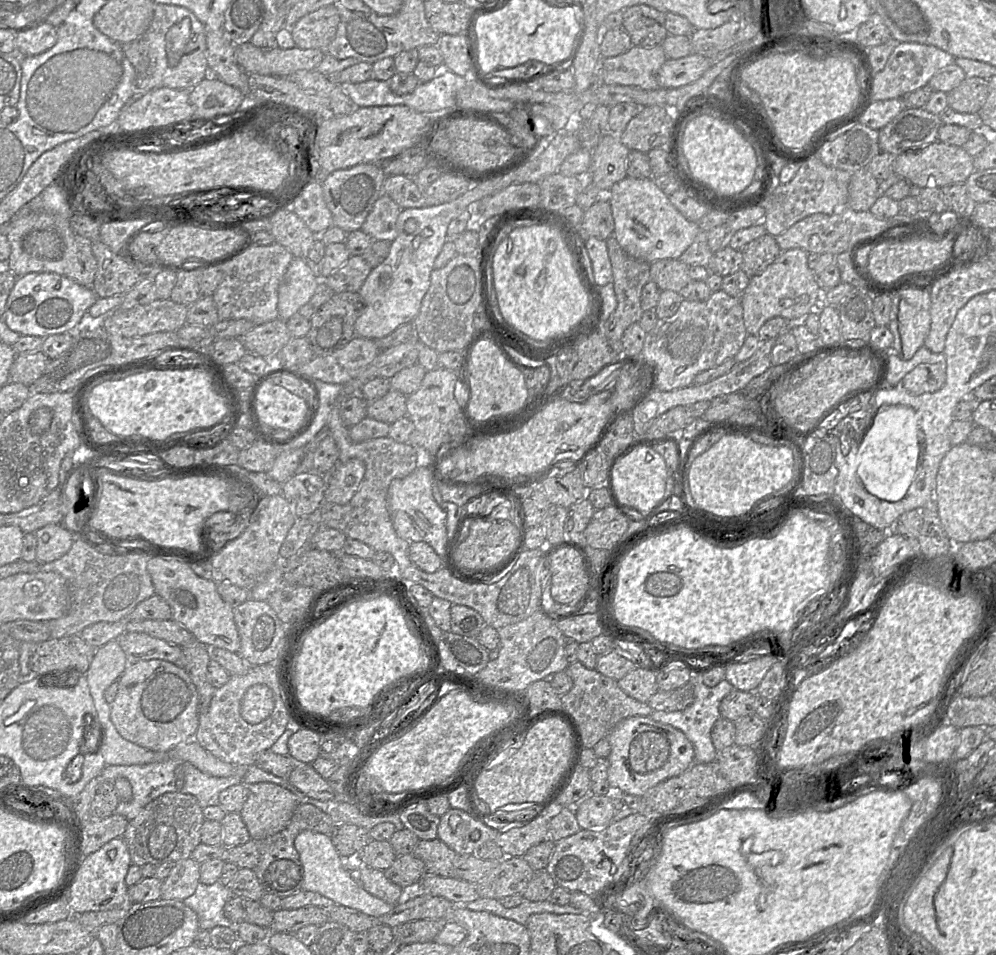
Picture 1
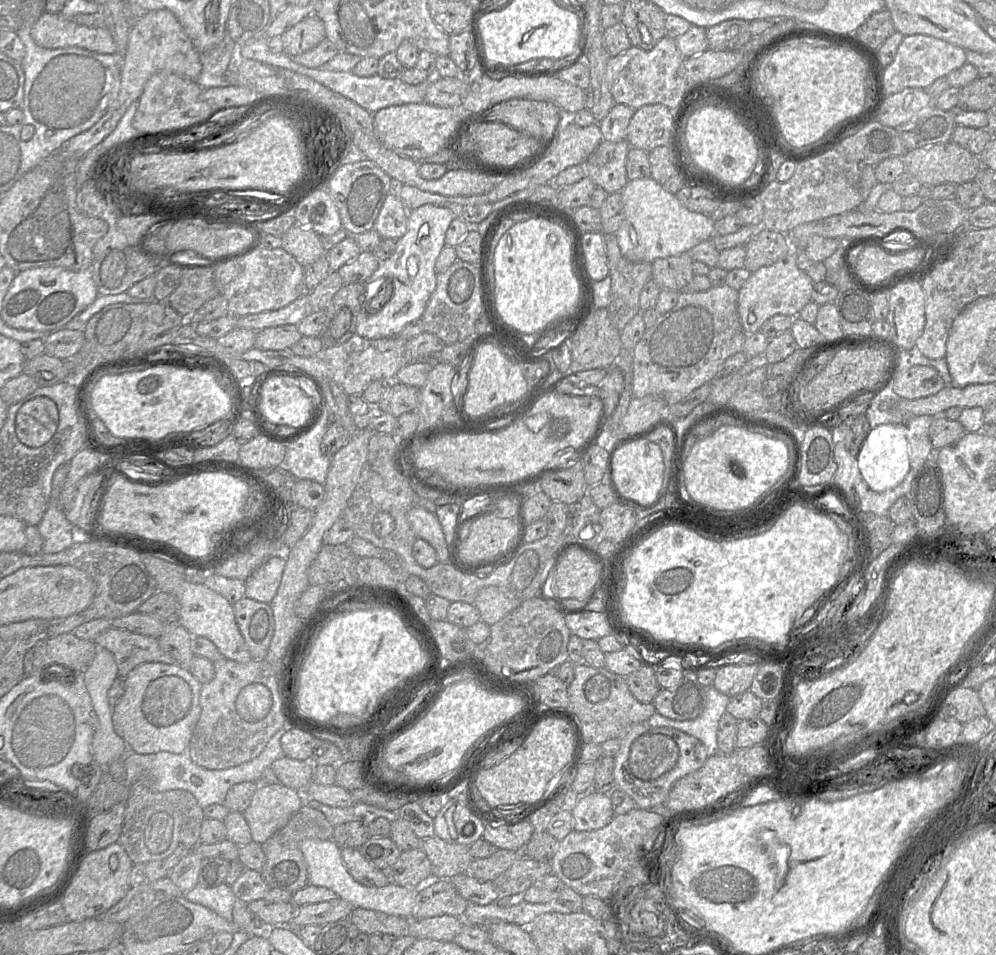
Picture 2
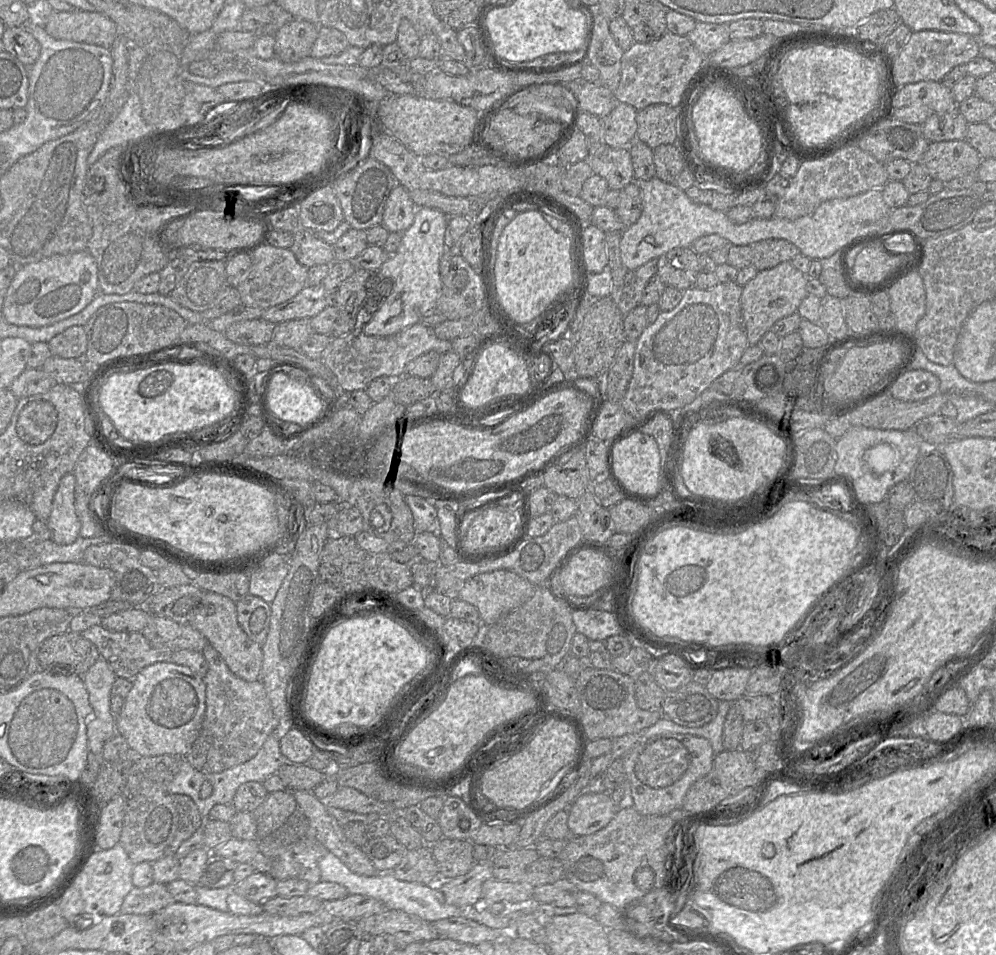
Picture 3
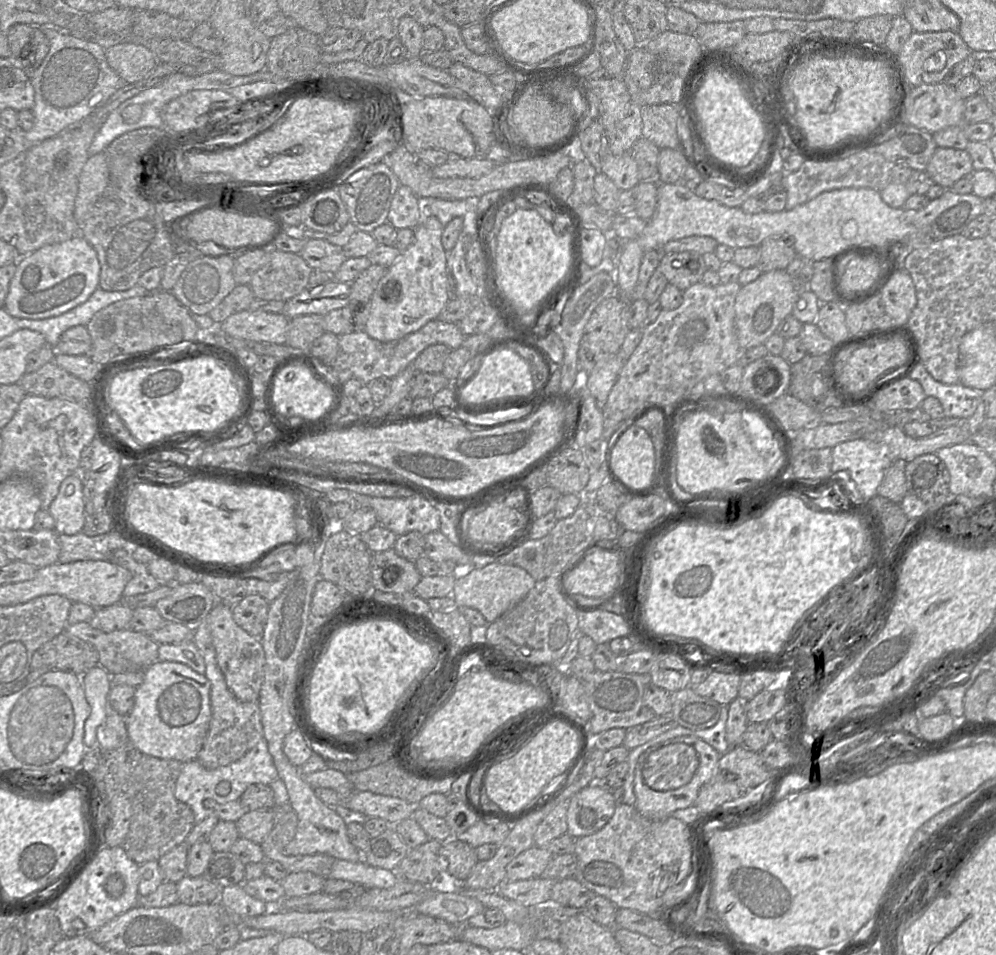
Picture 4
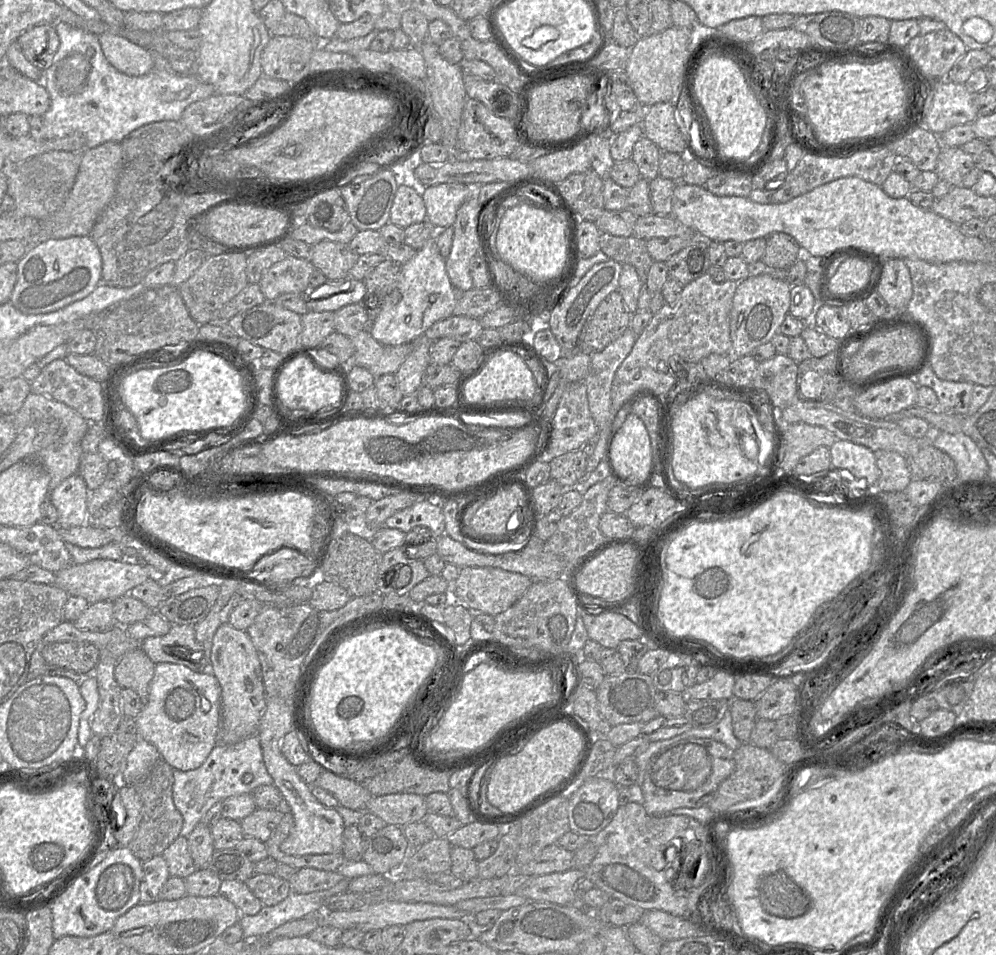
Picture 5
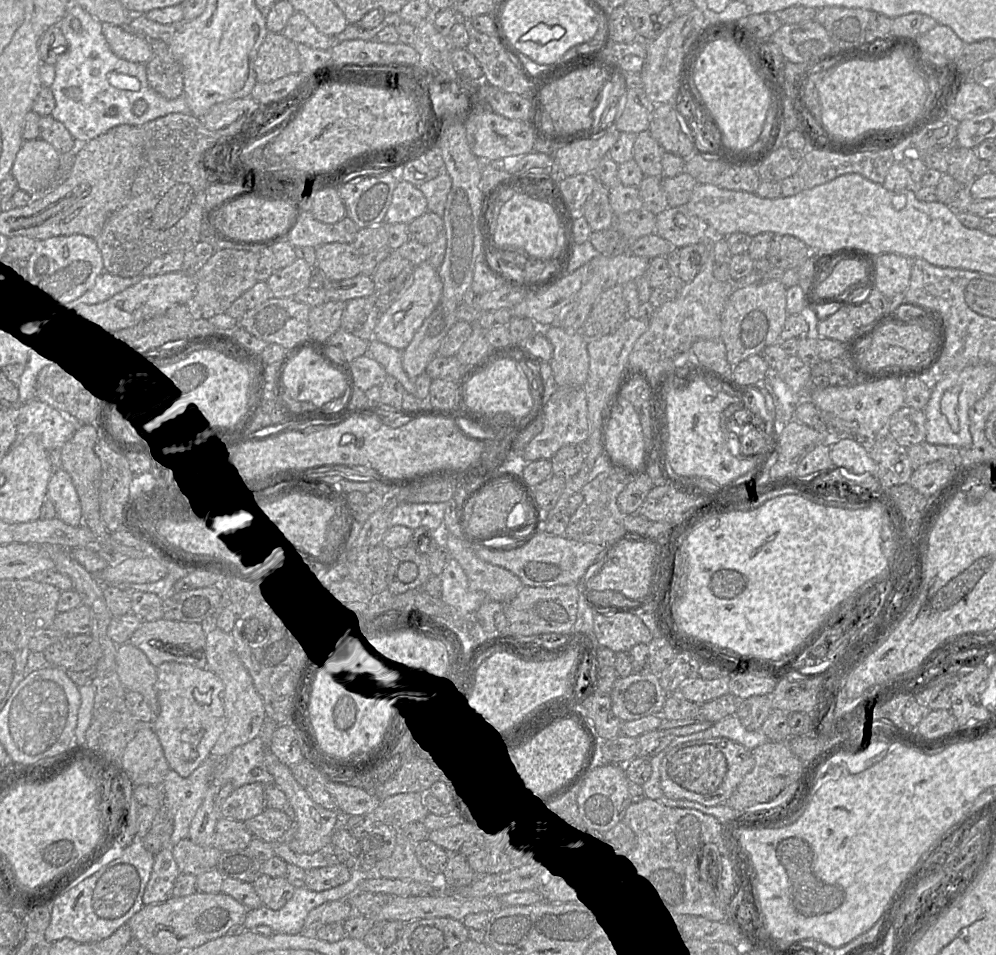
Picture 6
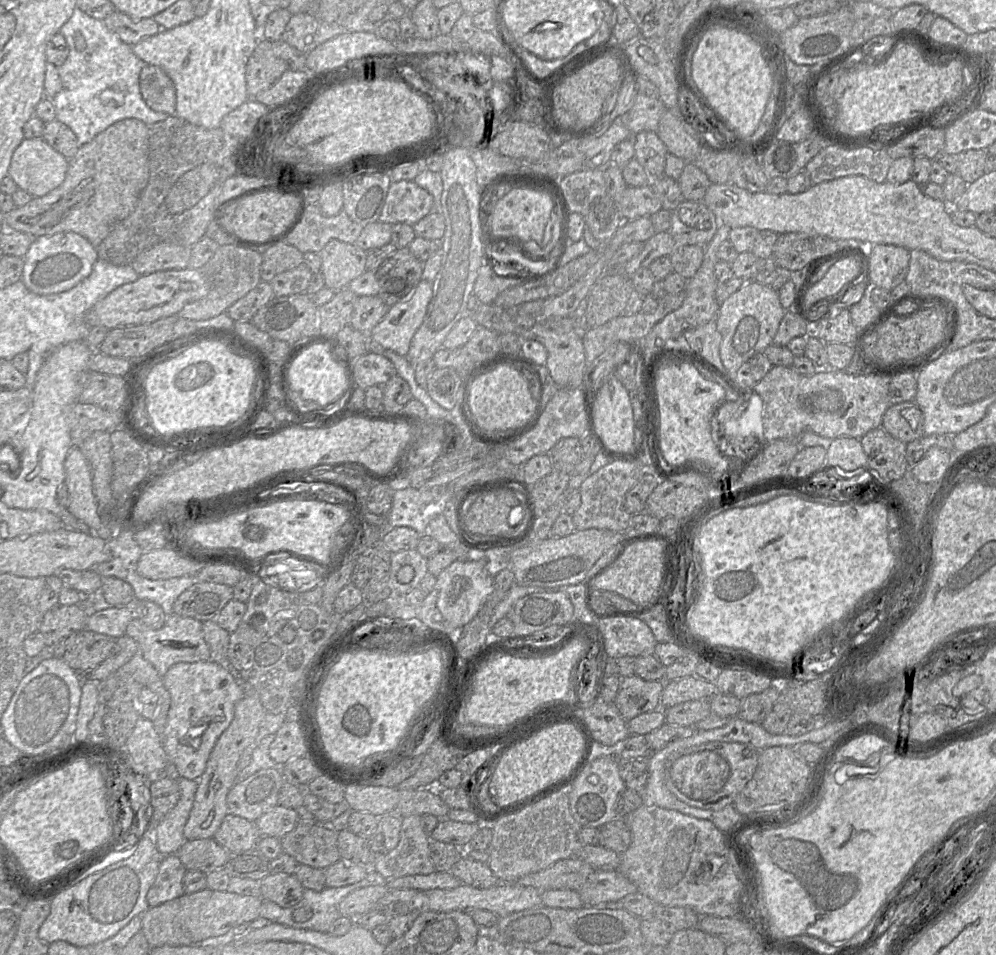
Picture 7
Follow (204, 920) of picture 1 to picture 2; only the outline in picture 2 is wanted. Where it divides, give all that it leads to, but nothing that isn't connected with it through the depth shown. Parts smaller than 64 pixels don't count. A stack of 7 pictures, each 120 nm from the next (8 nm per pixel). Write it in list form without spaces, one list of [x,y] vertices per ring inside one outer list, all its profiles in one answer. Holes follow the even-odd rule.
[[[222,883],[216,887],[207,888],[198,884],[184,896],[190,902],[202,905],[226,920],[233,921],[233,907],[237,898],[231,886]]]

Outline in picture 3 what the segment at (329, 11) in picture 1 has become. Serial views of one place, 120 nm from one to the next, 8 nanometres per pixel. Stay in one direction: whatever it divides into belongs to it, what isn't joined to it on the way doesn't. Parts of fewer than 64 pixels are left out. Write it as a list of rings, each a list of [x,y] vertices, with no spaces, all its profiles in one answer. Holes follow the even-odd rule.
[[[290,20],[275,34],[275,57],[285,63],[295,63],[310,56],[318,38],[319,27],[304,20]]]

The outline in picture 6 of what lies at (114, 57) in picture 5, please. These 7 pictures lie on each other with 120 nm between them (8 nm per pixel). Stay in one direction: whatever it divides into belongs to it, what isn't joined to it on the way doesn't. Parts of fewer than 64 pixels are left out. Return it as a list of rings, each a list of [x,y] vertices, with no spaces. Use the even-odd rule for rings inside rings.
[[[103,24],[103,34],[112,50],[119,58],[132,62],[147,64],[152,57],[148,39],[125,31],[122,27]]]

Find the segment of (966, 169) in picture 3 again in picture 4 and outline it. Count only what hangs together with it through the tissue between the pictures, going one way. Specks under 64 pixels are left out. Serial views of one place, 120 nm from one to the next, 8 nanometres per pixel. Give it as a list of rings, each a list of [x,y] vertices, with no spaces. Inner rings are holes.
[[[937,146],[927,164],[926,172],[934,183],[948,189],[964,175],[974,172],[974,169],[972,158],[966,149]]]

